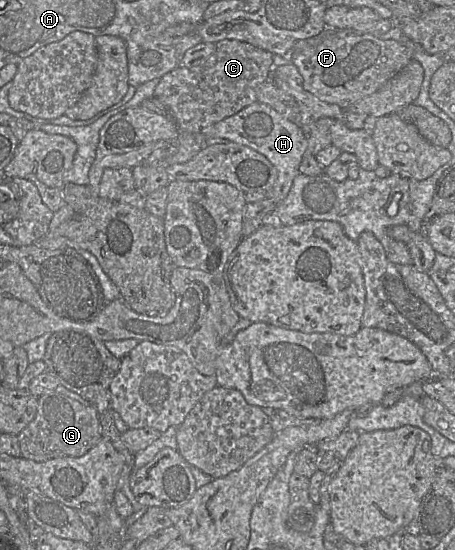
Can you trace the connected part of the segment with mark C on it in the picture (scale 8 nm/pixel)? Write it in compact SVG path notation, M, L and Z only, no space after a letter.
M225 39L215 43L213 53L204 63L193 66L178 66L163 75L154 89L154 98L166 109L167 115L181 132L201 133L205 128L236 114L257 101L257 87L271 79L273 54L247 42Z

